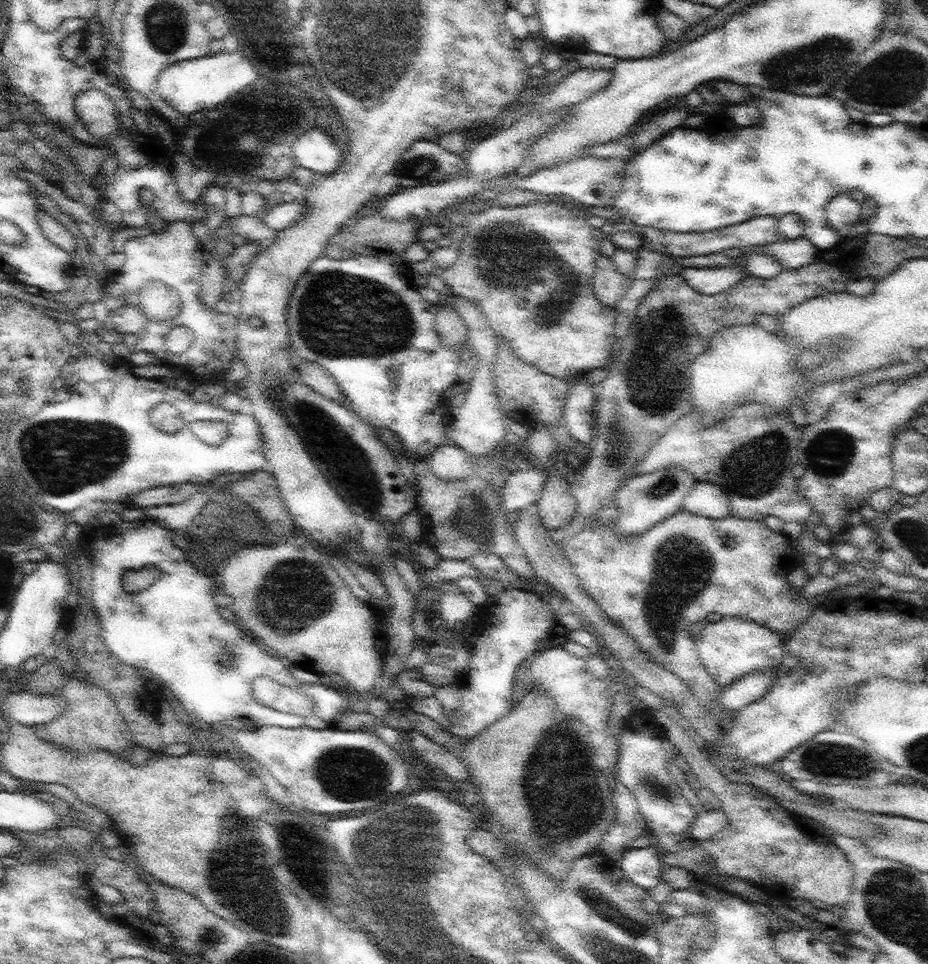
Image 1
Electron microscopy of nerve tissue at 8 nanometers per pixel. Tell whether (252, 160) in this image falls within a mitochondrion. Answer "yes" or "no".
yes

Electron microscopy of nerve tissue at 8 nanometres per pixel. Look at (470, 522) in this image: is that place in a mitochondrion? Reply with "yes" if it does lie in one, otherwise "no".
yes

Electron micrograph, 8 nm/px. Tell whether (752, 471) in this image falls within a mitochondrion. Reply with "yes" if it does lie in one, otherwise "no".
yes

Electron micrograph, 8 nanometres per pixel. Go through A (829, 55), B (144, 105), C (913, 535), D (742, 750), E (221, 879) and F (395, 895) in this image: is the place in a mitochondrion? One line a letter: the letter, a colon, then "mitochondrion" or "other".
A: mitochondrion
B: other
C: mitochondrion
D: other
E: mitochondrion
F: mitochondrion

